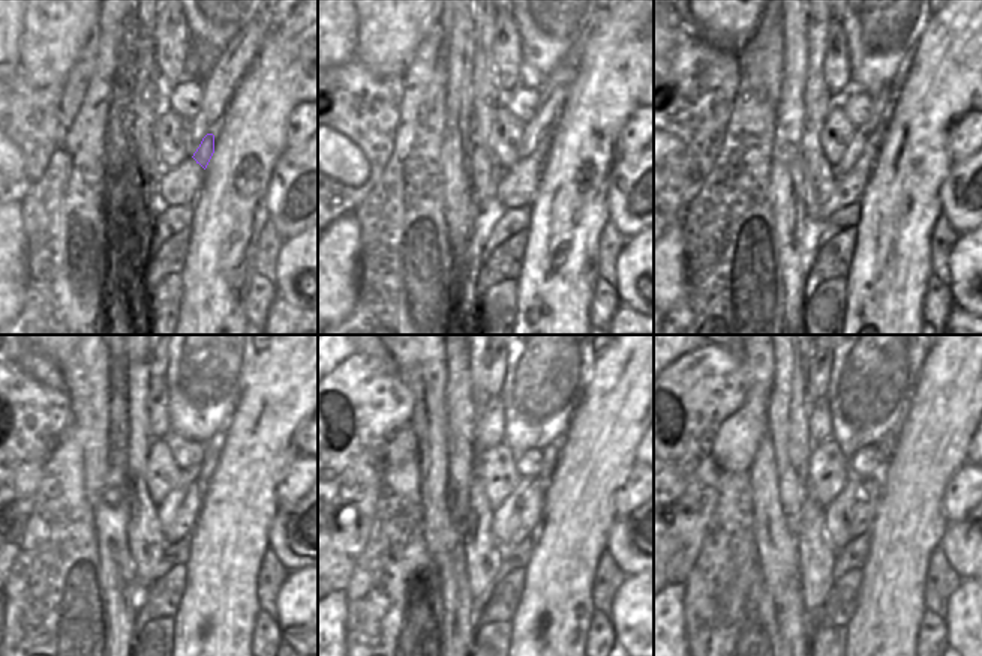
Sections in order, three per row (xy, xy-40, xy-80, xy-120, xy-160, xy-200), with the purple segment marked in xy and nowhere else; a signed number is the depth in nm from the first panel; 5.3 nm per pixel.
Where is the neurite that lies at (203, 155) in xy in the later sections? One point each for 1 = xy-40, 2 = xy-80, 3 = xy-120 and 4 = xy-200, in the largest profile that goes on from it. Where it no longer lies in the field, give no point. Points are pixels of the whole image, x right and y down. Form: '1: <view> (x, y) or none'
1: xy-40 (543, 144)
2: xy-80 (882, 128)
3: xy-120 (213, 449)
4: xy-200 (889, 443)

